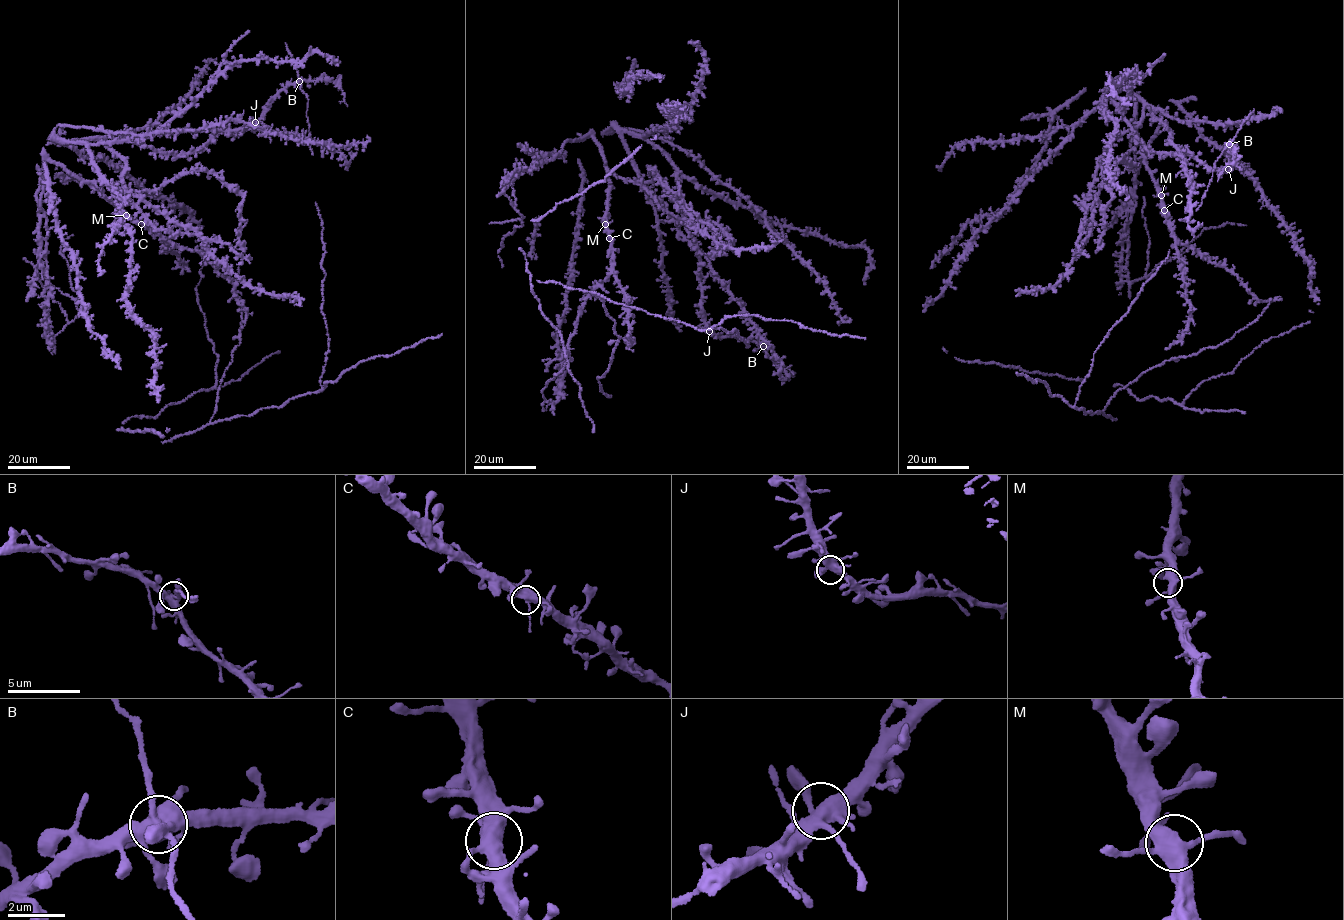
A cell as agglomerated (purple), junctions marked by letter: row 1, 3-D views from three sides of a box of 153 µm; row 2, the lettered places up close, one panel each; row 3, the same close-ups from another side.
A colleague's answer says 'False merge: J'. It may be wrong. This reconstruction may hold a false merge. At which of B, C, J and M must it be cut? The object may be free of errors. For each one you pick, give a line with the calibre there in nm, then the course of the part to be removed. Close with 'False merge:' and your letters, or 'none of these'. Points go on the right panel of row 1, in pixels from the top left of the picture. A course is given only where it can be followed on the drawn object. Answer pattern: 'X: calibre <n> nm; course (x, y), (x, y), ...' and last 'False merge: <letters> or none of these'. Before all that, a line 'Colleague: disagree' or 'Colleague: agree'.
Colleague: disagree
False merge: none of these

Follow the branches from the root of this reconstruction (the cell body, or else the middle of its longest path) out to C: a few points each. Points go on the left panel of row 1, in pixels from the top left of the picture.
C: (127, 214), (141, 224)

